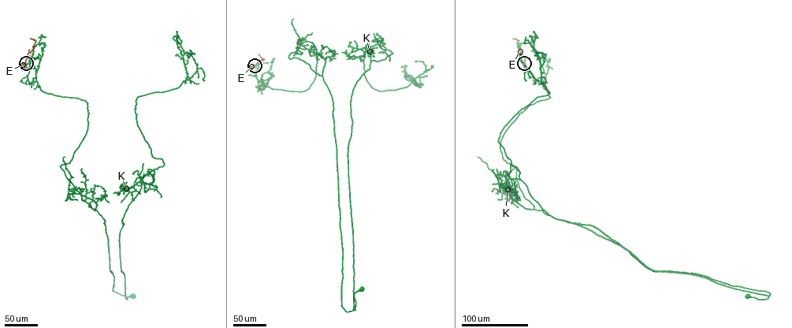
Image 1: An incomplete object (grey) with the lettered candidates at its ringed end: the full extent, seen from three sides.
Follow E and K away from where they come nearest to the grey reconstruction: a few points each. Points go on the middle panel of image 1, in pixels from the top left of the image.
E: (254, 65), (264, 59), (258, 54)
K: (254, 65), (260, 86), (303, 91), (315, 46), (288, 57), (332, 98), (346, 311), (362, 288)

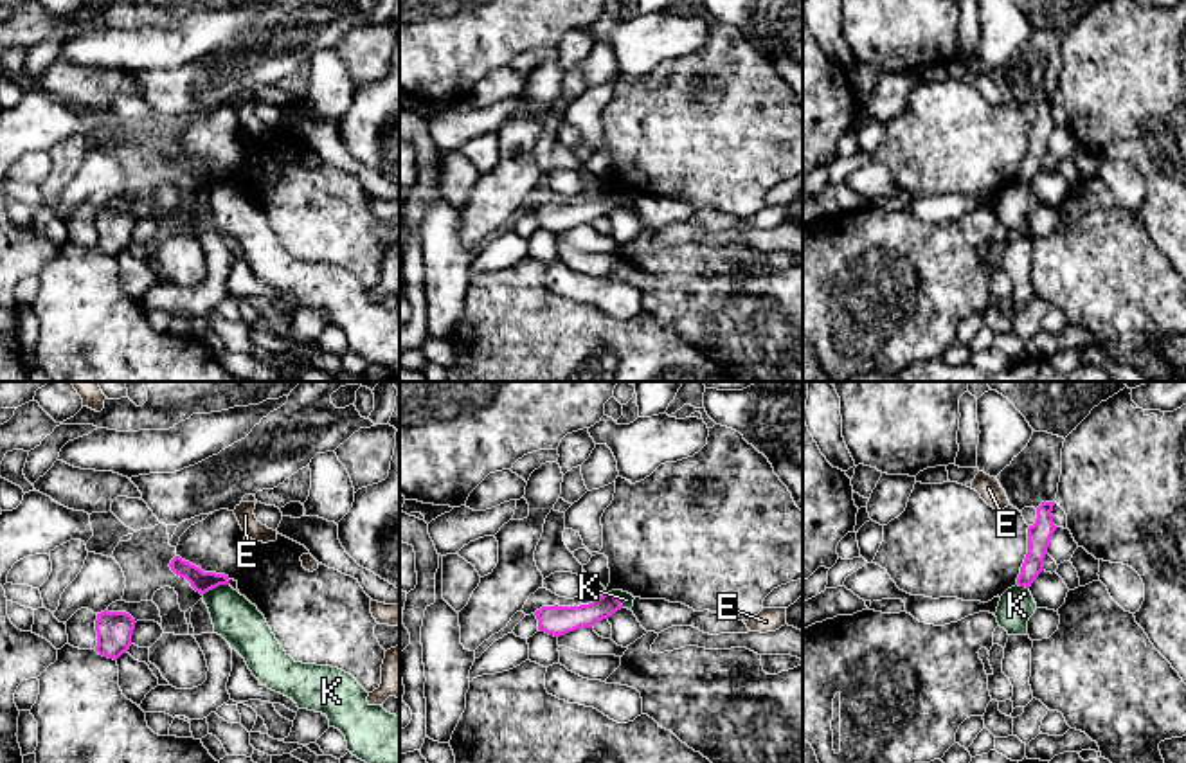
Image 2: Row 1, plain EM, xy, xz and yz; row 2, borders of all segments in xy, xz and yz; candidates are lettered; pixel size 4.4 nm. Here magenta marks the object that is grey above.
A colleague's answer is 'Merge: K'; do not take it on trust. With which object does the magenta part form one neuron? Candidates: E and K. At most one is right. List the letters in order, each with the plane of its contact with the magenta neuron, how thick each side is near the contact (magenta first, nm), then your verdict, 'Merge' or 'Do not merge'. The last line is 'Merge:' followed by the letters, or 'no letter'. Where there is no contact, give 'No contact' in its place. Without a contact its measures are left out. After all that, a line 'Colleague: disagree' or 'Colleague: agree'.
E: No contact. Do not merge
K: Touches magenta in xy. Thickness 100 nm (magenta) against 200 nm. Do not merge
Merge: no letter
Colleague: disagree

